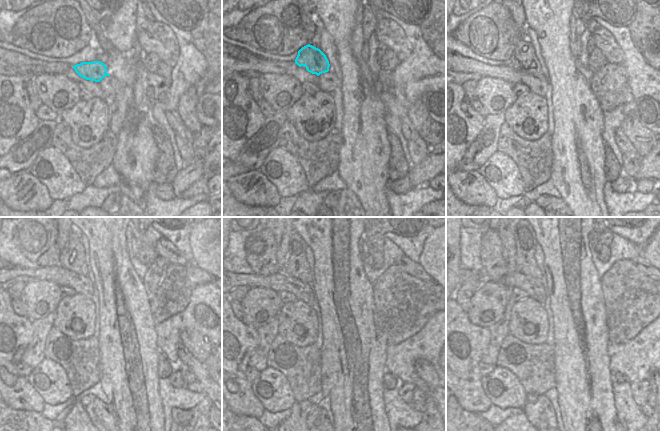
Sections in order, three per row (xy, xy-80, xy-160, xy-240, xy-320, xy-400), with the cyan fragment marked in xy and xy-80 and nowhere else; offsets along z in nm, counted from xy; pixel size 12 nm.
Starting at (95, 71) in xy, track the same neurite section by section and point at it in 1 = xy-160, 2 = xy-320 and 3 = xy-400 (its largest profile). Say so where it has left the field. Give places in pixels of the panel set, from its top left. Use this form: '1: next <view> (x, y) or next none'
1: next xy-160 (530, 56)
2: next xy-320 (299, 264)
3: next xy-400 (526, 242)

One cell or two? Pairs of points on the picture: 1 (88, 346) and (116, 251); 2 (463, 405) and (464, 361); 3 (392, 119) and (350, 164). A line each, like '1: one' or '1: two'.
1: two
2: one
3: two

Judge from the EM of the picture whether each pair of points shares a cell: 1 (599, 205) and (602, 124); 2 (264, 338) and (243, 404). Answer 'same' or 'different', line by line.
1: same
2: different

